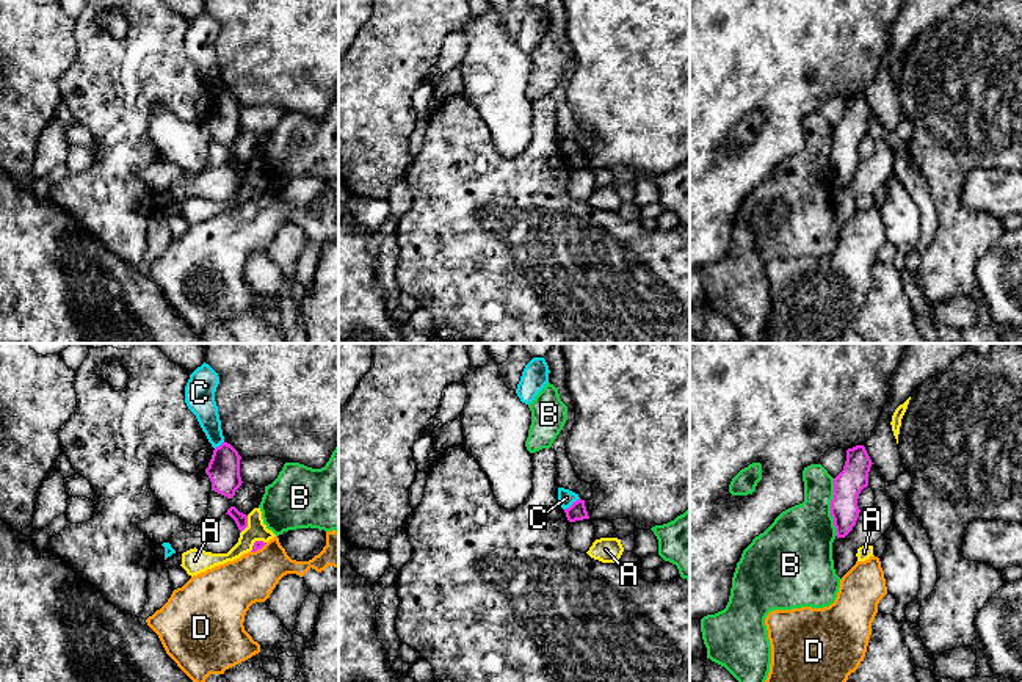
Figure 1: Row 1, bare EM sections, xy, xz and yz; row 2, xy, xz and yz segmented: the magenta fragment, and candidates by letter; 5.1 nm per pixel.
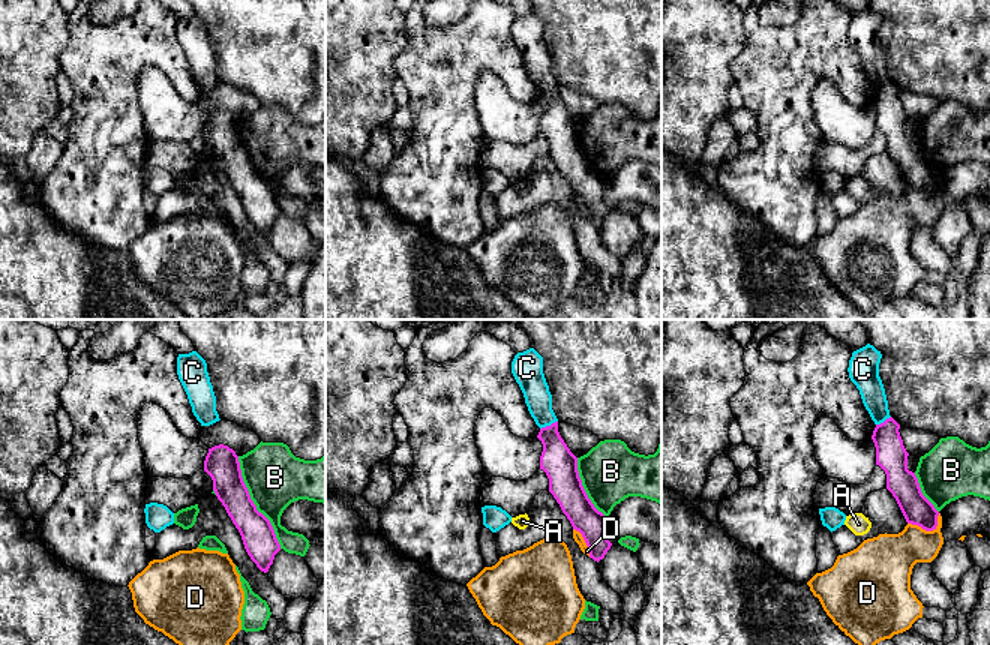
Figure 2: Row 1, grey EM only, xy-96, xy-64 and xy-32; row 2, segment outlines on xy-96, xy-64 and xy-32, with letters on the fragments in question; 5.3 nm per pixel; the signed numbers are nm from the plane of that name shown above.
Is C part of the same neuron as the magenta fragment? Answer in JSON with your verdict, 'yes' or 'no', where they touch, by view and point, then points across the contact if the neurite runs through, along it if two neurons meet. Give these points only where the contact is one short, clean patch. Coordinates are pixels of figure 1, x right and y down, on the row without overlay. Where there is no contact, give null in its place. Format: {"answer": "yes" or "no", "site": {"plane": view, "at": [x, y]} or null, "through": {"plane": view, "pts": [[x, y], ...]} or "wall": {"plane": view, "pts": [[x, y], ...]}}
{"answer": "yes", "site": {"plane": "xz", "at": [572, 152]}, "through": {"plane": "xz", "pts": [[577, 160], [572, 152], [566, 146]]}}

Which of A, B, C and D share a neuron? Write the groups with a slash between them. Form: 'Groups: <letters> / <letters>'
Groups: A / B / C / D

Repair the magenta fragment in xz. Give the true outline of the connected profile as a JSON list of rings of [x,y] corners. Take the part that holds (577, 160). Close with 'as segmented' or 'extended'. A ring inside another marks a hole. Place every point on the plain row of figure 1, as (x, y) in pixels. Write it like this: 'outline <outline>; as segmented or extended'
outline [[[558,136],[558,152],[564,158],[569,171],[589,168],[585,149],[582,149],[578,143],[564,136]]]; extended

